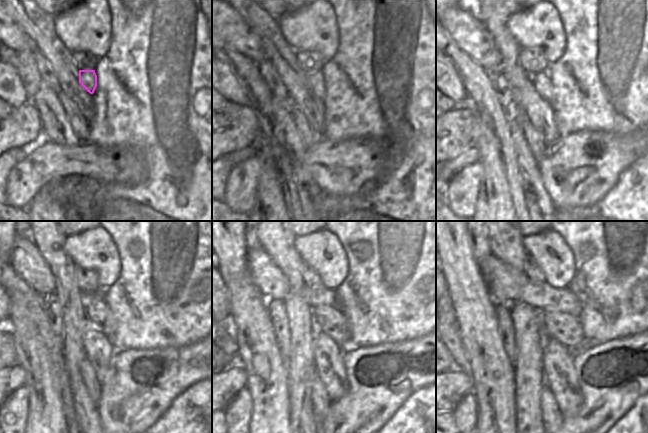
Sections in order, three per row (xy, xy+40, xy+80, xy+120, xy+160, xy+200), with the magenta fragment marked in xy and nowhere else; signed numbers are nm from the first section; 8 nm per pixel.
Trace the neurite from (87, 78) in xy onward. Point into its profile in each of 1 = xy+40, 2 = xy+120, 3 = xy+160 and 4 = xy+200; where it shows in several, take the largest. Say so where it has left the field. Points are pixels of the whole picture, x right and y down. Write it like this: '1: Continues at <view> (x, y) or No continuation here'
1: Continues at xy+40 (315, 80)
2: Continues at xy+120 (98, 312)
3: Continues at xy+160 (329, 319)
4: Continues at xy+200 (563, 327).

